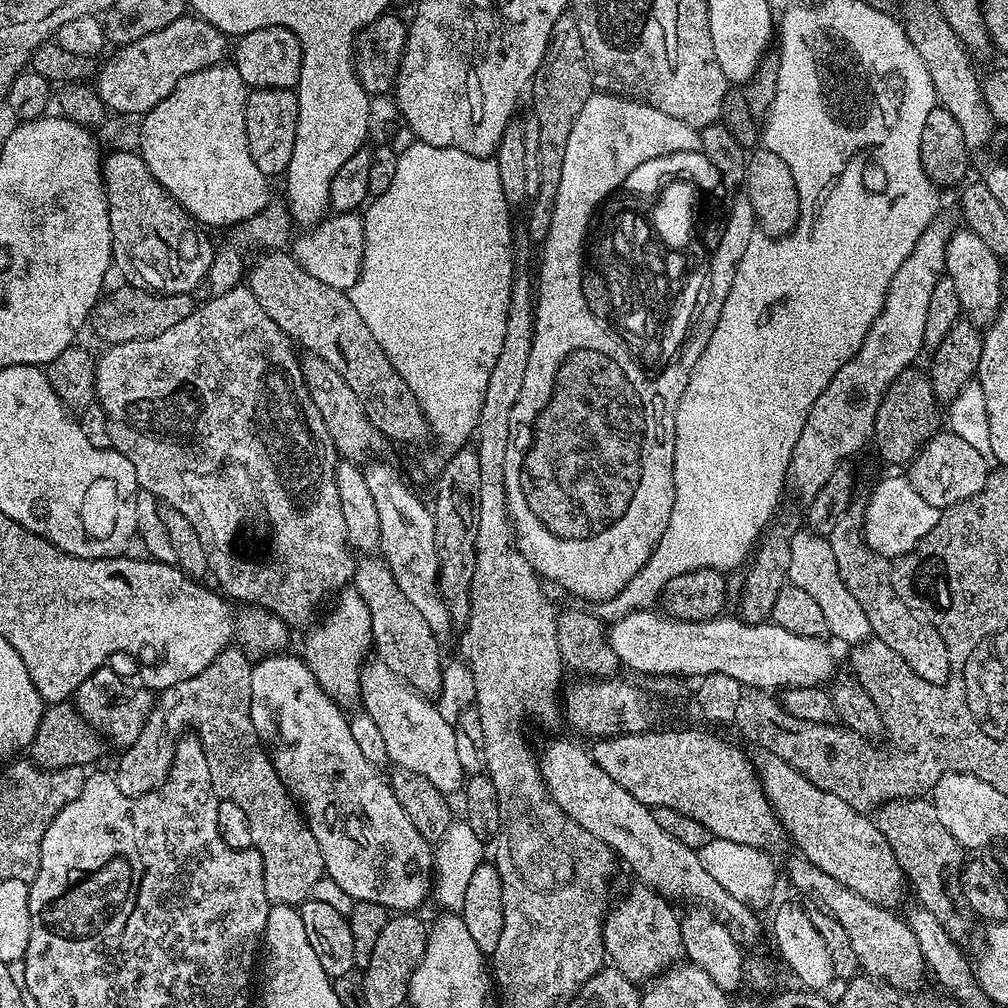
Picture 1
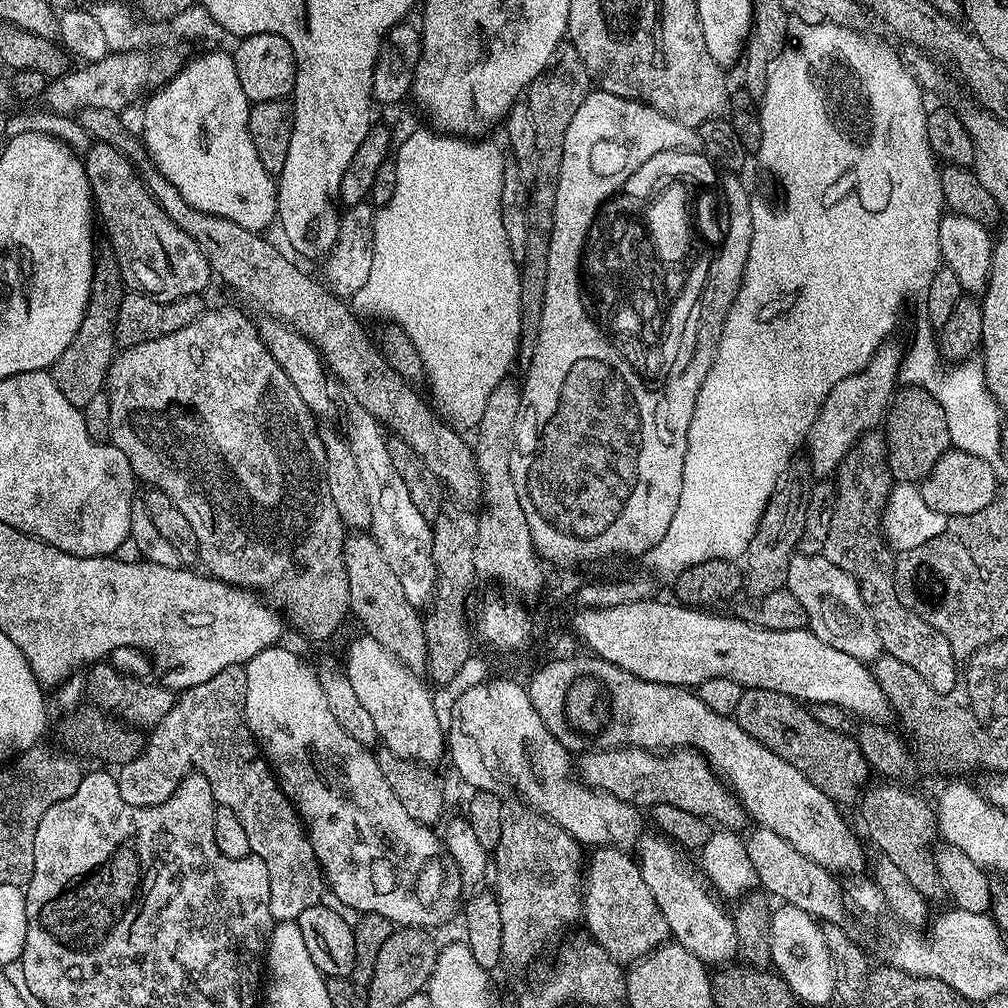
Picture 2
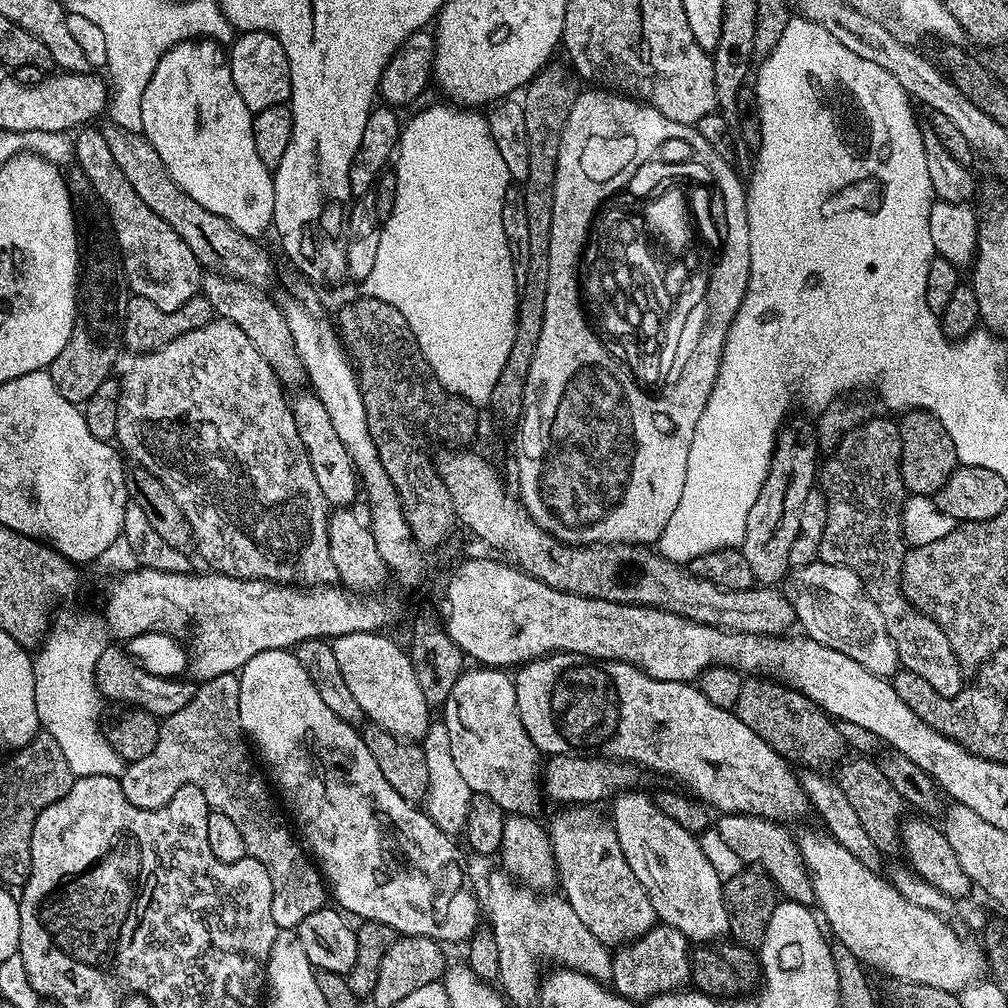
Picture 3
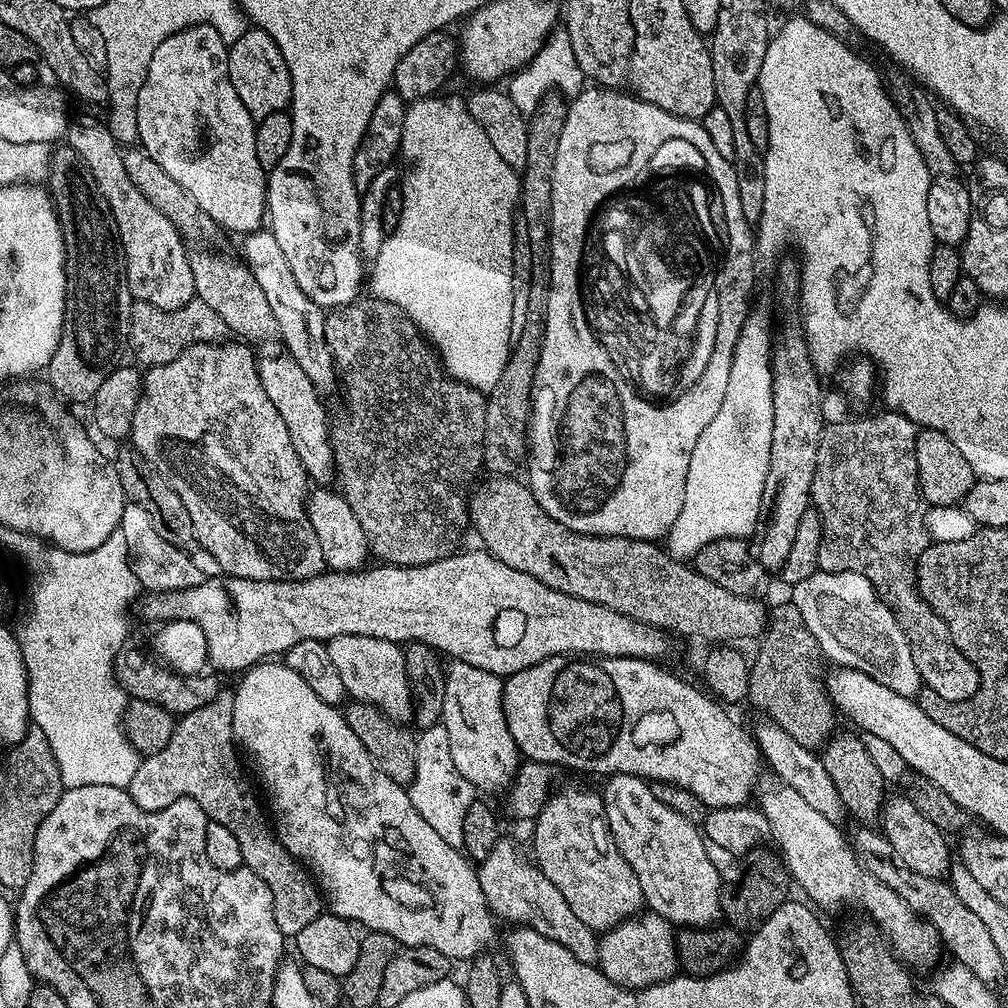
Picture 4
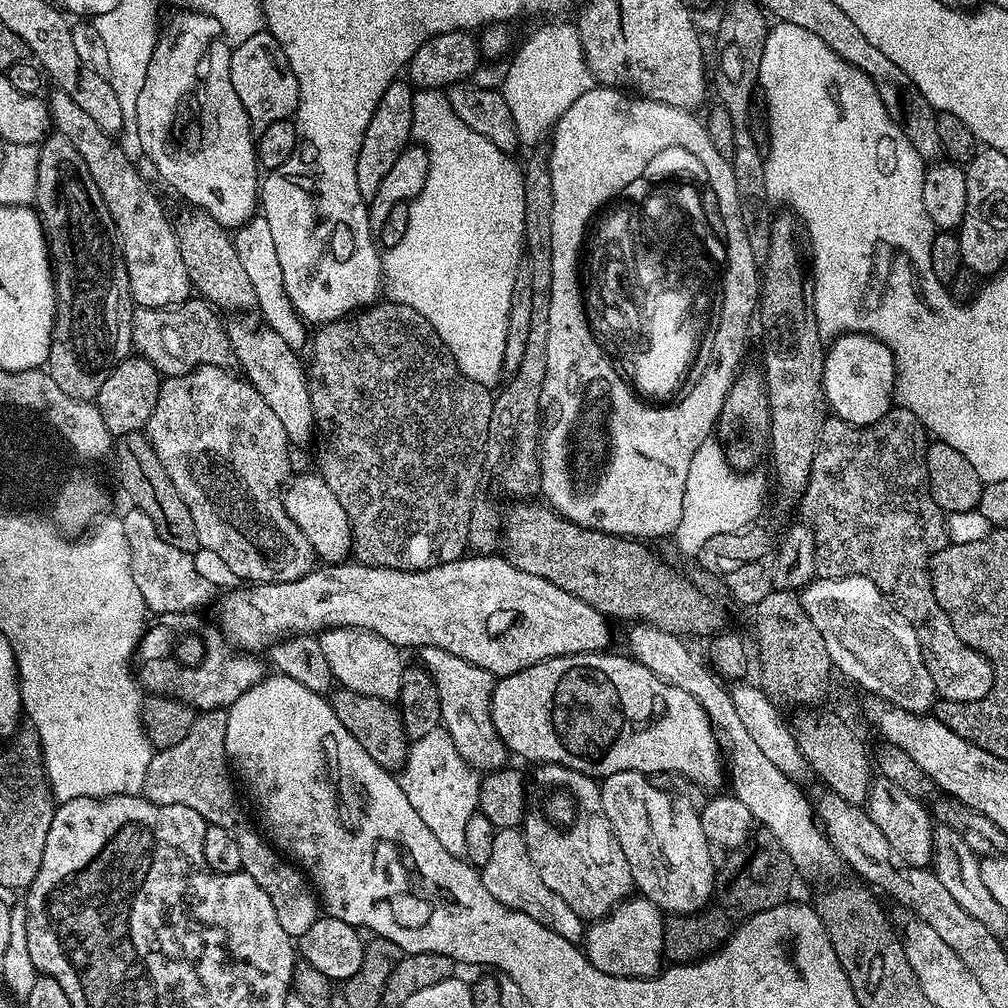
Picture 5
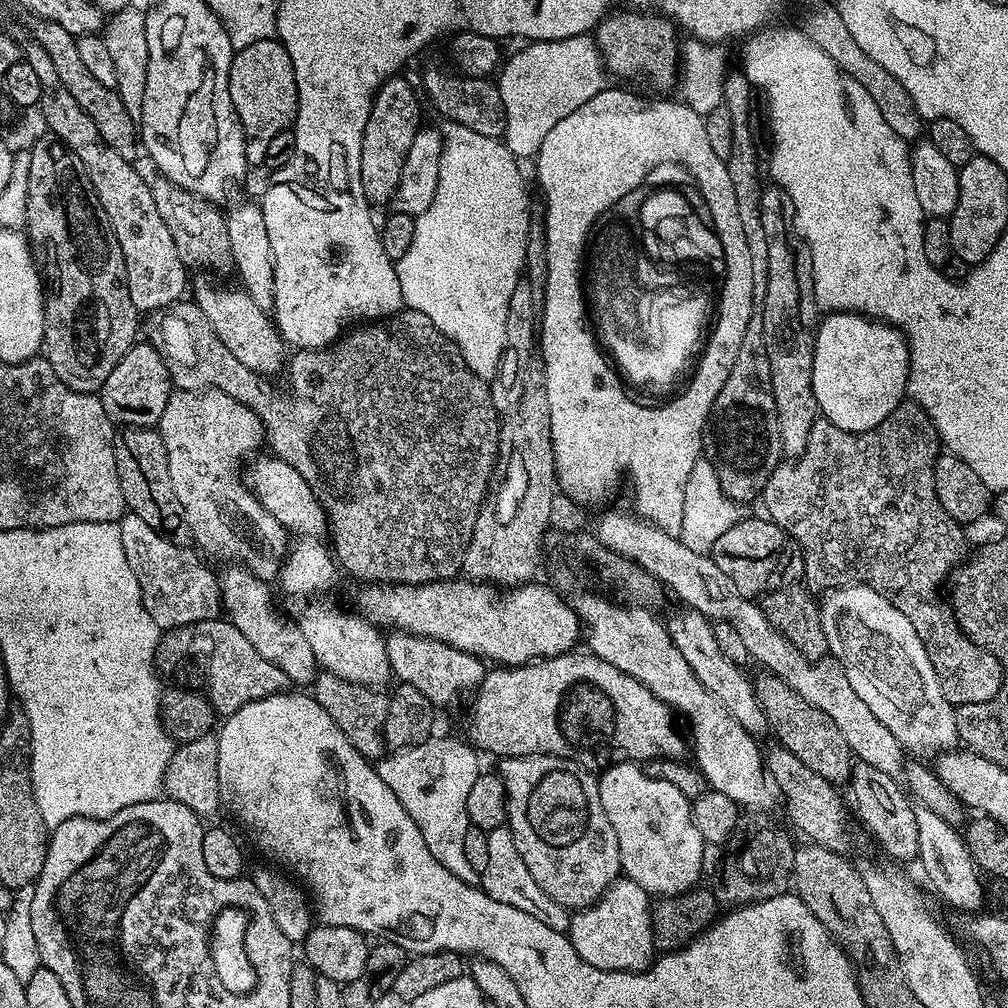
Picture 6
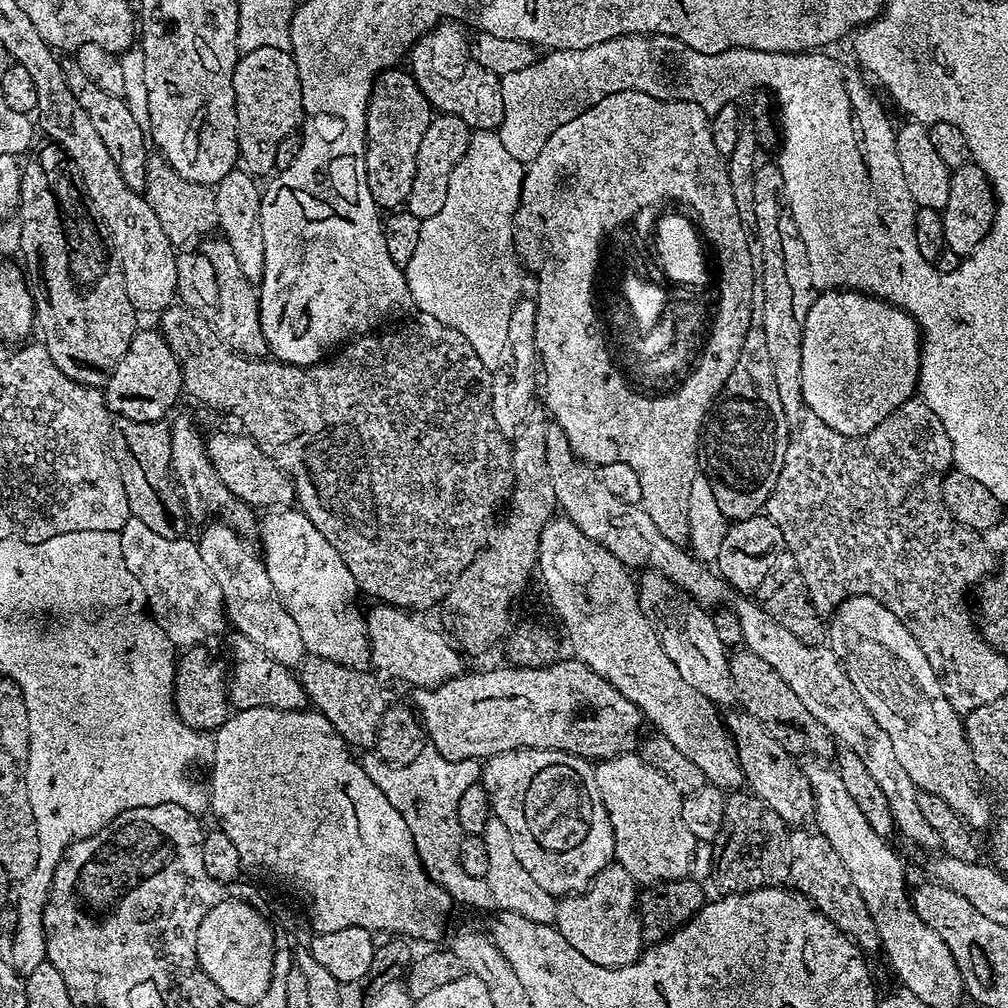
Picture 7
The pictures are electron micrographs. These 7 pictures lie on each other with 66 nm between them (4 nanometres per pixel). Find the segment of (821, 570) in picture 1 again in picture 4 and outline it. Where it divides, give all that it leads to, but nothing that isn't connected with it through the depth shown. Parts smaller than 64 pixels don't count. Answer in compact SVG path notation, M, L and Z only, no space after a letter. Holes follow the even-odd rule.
M817 570L814 574L810 574L810 578L791 585L790 592L792 592L790 602L798 610L798 614L802 614L802 622L806 630L810 630L815 647L821 653L824 651L833 660L833 665L870 674L874 682L882 682L882 686L890 686L894 694L915 697L921 691L922 681L918 674L918 666L914 666L914 658L910 654L908 635L896 621L892 609L881 600L872 583L861 572Z

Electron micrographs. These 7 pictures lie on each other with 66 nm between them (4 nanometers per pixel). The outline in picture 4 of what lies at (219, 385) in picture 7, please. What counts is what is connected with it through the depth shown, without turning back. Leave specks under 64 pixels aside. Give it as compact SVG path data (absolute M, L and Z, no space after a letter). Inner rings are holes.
M357 298L349 304L331 309L324 317L326 342L330 346L332 361L336 363L339 387L344 387L344 404L348 413L340 421L331 425L332 449L336 459L336 475L339 491L350 502L350 510L358 514L358 522L362 522L362 530L366 530L368 550L377 561L384 564L399 564L401 568L419 568L421 564L438 562L442 558L453 555L461 547L460 539L464 531L470 528L469 497L464 488L472 484L476 471L484 468L484 435L486 434L486 396L476 388L471 388L448 374L440 357L434 351L423 332L411 318L392 302L375 298ZM198 299L186 302L186 306L178 306L178 310L158 310L158 306L150 306L141 300L136 300L132 305L128 342L131 355L133 352L141 360L141 365L155 366L174 362L182 350L195 344L214 344L223 341L225 336L222 318L218 318L218 314L214 314L214 309L206 306L206 302Z

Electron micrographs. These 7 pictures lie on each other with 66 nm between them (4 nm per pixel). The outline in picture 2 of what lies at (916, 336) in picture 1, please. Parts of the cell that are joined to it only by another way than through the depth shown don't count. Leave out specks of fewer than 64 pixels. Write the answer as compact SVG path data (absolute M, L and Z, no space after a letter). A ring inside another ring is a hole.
M892 343L881 344L862 371L842 378L842 382L835 384L830 394L826 394L826 402L822 402L818 418L814 418L806 437L808 464L812 467L813 477L831 477L860 437L873 431L885 419L898 388L902 359L902 348Z

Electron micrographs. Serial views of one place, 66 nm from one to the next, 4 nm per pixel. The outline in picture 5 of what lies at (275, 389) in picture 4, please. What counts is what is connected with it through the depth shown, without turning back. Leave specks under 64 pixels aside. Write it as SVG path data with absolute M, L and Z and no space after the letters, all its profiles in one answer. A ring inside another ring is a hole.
M236 314L227 321L228 341L232 347L235 363L244 367L243 375L266 398L266 406L278 414L282 430L286 430L293 445L308 444L314 440L316 419L310 402L308 373L305 361L300 361L297 349L286 346L286 342L269 324L256 314Z

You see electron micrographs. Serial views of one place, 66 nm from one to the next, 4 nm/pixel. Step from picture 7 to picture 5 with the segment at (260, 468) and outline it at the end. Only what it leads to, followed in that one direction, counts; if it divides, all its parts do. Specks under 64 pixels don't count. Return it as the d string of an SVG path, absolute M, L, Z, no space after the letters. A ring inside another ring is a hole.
M315 471L295 476L287 481L282 492L286 514L290 514L302 534L310 538L313 553L319 559L321 556L324 564L345 563L352 552L352 527L350 518L346 518L346 510L342 510L342 504L338 502L330 486L326 486L326 482Z

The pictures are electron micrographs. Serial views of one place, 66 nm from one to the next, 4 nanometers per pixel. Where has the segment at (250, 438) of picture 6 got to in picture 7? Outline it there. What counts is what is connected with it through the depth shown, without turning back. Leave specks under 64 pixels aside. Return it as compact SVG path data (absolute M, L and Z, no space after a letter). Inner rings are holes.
M180 416L176 421L171 421L170 427L172 430L172 441L170 442L172 474L176 477L189 517L193 521L219 518L223 523L232 527L235 532L239 532L241 536L251 537L251 532L253 535L258 528L257 513L244 501L234 494L230 494L230 490L226 490L226 486L218 478L218 474L208 457L208 446L205 437L203 435L200 437L199 430L192 425L192 420L188 416Z

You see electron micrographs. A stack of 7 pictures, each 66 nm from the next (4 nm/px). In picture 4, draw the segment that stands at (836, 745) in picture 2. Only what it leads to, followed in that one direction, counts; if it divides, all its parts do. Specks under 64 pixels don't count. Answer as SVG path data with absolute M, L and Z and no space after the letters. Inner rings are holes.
M784 602L776 609L773 607L758 643L760 649L756 652L756 660L754 656L751 661L747 703L764 712L760 714L786 730L802 746L823 749L833 735L832 726L837 717L825 681L821 679L820 668L816 665L814 641L802 622L802 614L798 614L791 602Z

